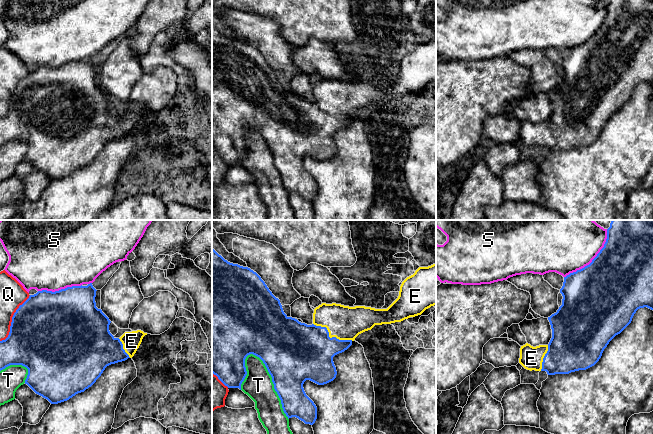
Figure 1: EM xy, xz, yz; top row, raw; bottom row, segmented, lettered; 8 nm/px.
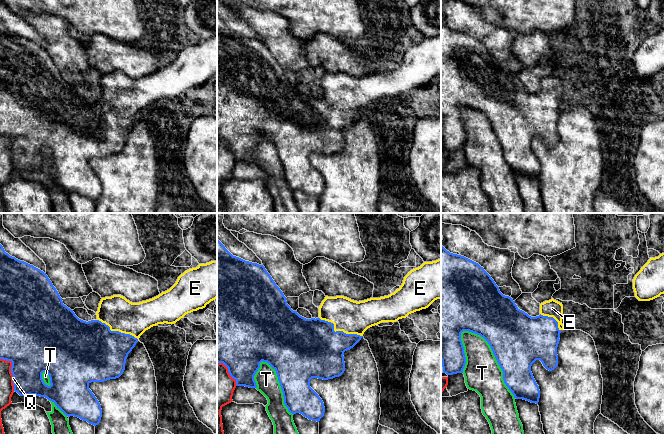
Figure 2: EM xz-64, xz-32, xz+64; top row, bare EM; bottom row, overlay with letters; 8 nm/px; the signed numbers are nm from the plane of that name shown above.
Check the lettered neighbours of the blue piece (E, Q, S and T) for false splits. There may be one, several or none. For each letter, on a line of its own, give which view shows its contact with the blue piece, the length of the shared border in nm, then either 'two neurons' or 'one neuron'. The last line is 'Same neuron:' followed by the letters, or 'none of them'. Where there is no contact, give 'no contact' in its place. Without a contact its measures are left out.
E: xz | 340 nm | one neuron
Q: xy | 440 nm | two neurons
S: yz | 500 nm | two neurons
T: xz | 600 nm | two neurons
Same neuron: E

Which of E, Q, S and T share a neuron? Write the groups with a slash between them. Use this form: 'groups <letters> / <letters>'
groups E / Q / S / T

